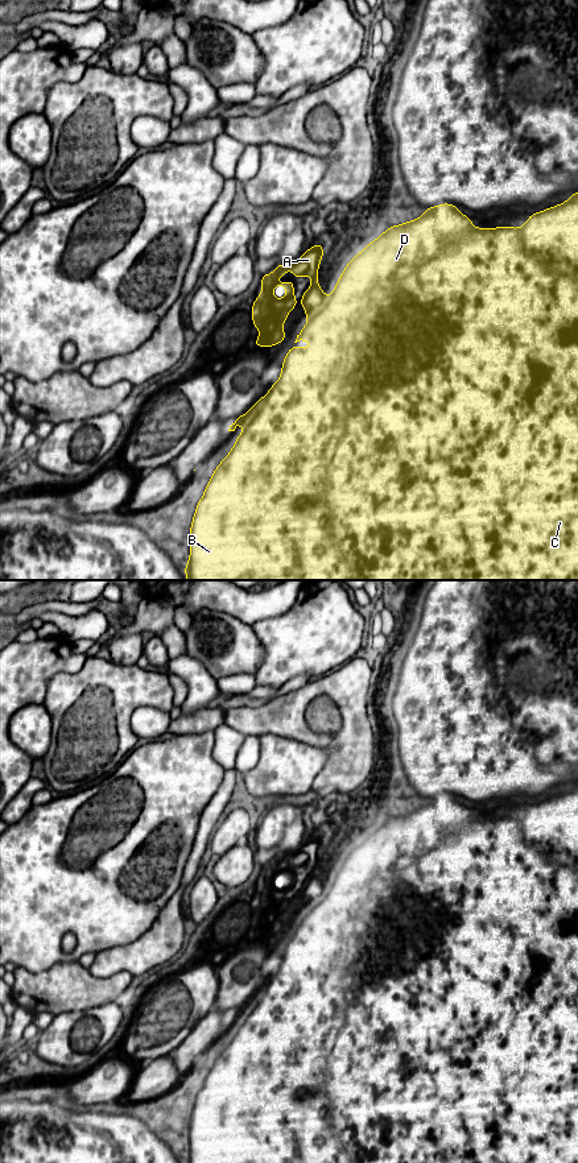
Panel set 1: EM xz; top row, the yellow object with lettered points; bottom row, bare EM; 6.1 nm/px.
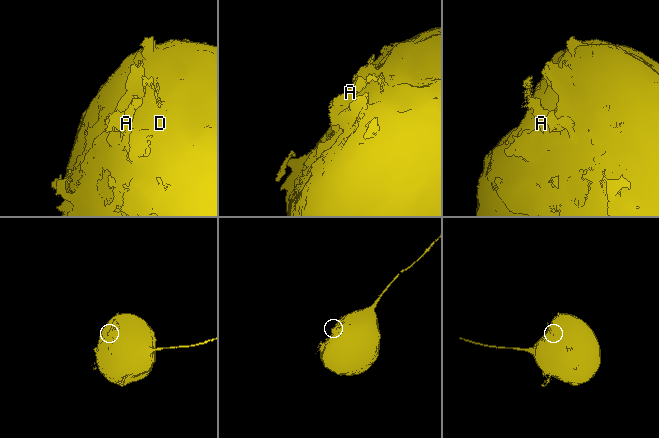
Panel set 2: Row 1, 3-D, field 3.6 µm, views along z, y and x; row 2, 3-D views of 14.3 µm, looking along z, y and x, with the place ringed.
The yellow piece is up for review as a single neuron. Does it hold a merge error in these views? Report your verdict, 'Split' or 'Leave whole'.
Split

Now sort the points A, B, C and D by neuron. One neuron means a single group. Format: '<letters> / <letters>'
A / B C D

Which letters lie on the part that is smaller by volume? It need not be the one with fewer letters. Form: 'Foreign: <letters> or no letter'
Foreign: A

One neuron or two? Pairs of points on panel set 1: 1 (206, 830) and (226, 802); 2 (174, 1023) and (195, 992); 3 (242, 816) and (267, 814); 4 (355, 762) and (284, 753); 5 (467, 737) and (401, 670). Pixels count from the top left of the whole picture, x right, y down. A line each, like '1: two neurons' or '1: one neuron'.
1: one neuron
2: one neuron
3: two neurons
4: two neurons
5: one neuron

